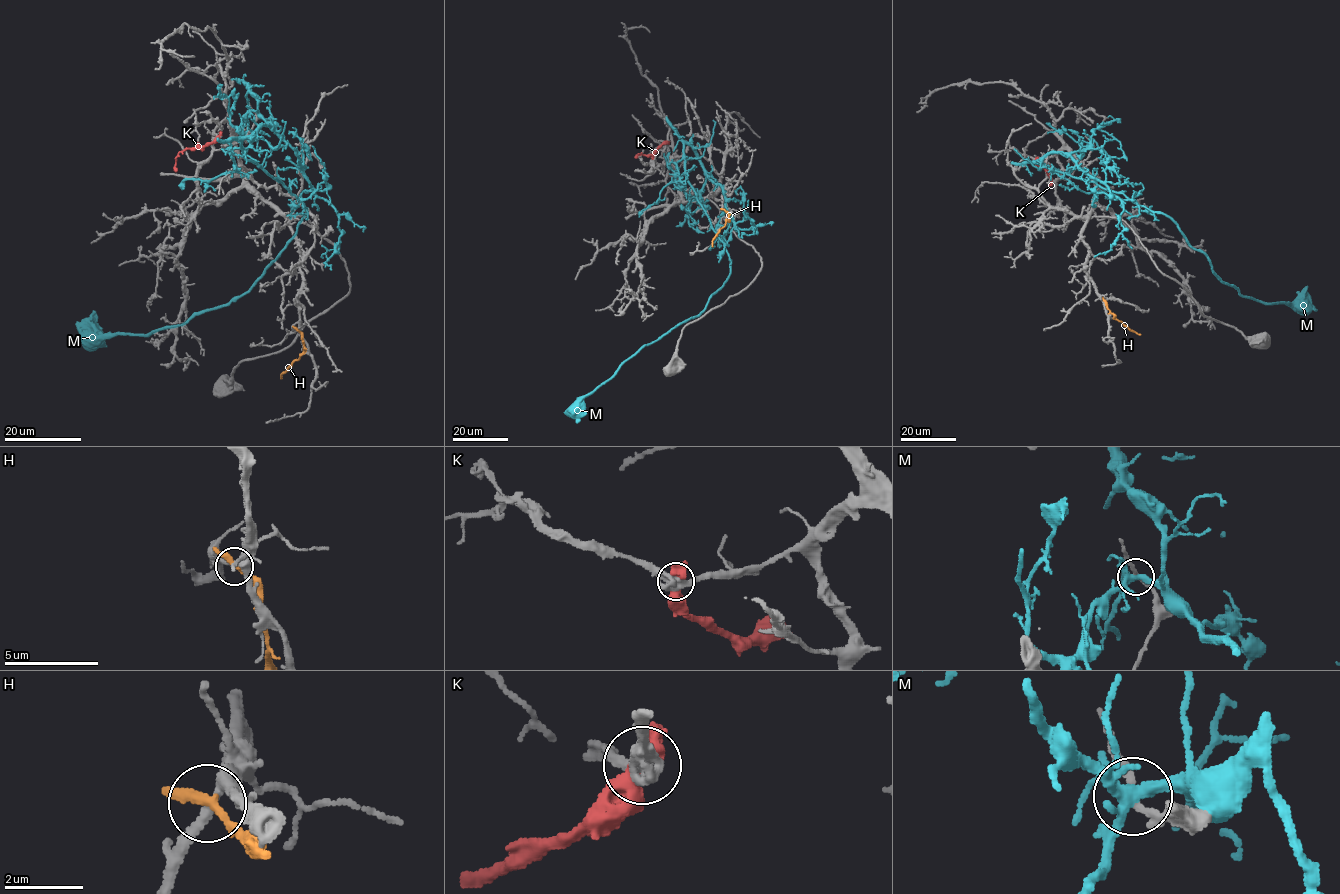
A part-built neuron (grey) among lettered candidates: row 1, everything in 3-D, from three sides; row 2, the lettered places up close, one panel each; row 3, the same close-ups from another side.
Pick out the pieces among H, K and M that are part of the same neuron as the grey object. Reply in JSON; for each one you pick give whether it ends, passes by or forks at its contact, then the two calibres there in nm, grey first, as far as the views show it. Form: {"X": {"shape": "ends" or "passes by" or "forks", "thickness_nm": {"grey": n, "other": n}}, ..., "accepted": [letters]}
{"accepted": []}

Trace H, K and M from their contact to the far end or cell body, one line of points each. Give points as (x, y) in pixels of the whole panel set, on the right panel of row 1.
H: (1104, 300), (1113, 315), (1140, 335)
K: (1036, 160), (1038, 164), (1049, 169), (1052, 179), (1049, 185)
M: (1091, 142), (1070, 154), (1075, 164), (1120, 198), (1167, 215), (1223, 281), (1265, 303), (1317, 310)

